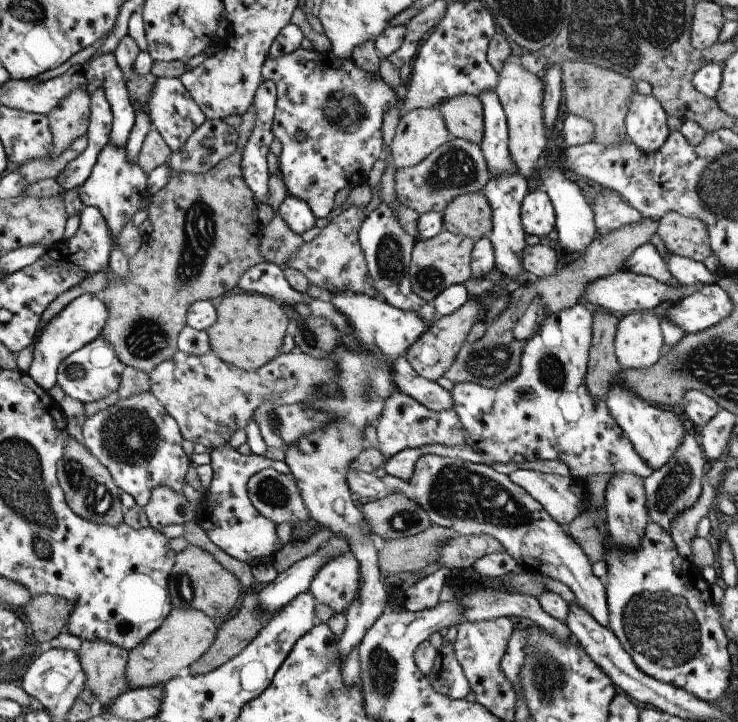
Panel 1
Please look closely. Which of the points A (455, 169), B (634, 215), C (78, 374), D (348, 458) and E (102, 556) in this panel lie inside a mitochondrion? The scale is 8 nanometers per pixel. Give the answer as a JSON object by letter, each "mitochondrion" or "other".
{"A":"mitochondrion","B":"other","C":"mitochondrion","D":"other","E":"other"}

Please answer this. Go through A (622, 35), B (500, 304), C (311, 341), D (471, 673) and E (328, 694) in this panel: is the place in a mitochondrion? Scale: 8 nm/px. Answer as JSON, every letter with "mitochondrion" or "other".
{"A":"mitochondrion","B":"other","C":"mitochondrion","D":"other","E":"mitochondrion"}

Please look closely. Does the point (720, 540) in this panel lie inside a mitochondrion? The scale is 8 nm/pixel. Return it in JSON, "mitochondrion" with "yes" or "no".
{"mitochondrion":"no"}

